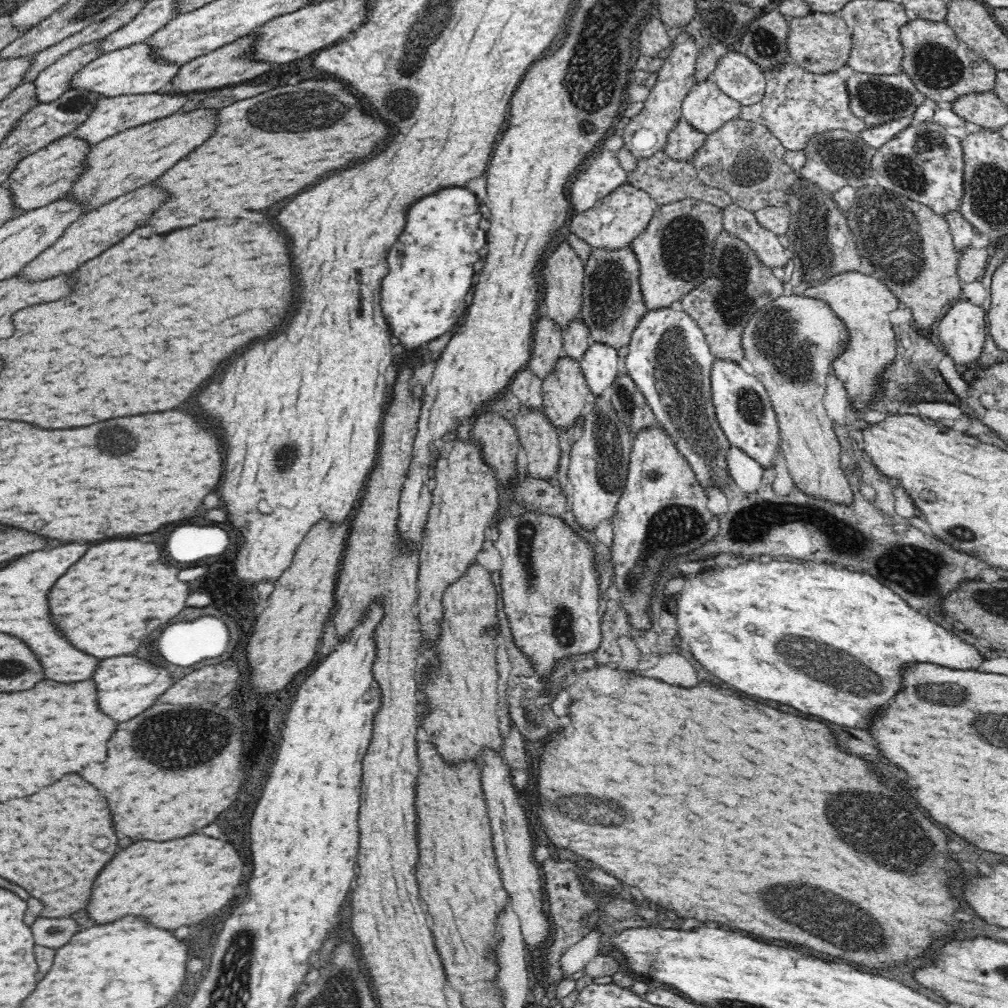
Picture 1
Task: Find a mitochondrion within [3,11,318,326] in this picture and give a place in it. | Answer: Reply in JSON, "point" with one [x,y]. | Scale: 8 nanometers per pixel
{"point":[77,102]}

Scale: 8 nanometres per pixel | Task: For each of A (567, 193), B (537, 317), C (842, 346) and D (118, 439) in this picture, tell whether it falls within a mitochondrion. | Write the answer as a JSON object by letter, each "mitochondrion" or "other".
{"A":"other","B":"other","C":"other","D":"mitochondrion"}

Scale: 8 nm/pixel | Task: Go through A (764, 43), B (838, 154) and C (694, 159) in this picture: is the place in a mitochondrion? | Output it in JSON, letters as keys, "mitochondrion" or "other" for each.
{"A":"mitochondrion","B":"mitochondrion","C":"other"}

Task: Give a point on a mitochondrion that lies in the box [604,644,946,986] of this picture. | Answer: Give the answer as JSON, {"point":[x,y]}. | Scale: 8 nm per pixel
{"point":[859,934]}

